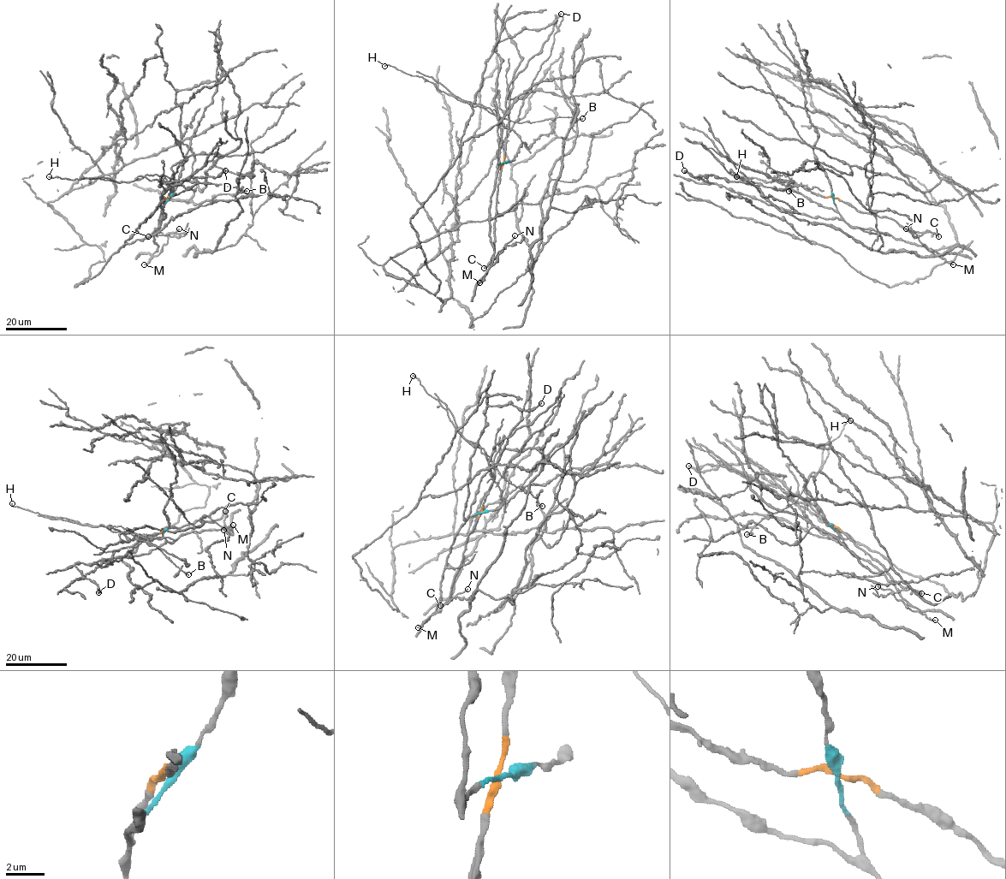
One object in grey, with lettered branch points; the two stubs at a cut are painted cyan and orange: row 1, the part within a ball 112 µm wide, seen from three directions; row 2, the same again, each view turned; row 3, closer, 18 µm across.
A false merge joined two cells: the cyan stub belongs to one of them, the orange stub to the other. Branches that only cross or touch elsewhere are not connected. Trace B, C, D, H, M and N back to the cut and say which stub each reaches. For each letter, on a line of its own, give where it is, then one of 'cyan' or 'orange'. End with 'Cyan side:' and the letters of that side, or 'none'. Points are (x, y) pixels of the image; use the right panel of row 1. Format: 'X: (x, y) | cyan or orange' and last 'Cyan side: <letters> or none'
B: (788, 191) | orange
C: (938, 236) | orange
D: (684, 170) | cyan
H: (736, 176) | orange
M: (953, 264) | orange
N: (906, 228) | orange
Cyan side: D

